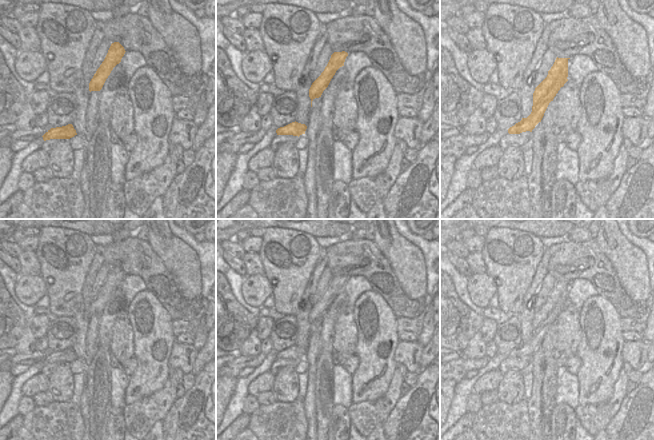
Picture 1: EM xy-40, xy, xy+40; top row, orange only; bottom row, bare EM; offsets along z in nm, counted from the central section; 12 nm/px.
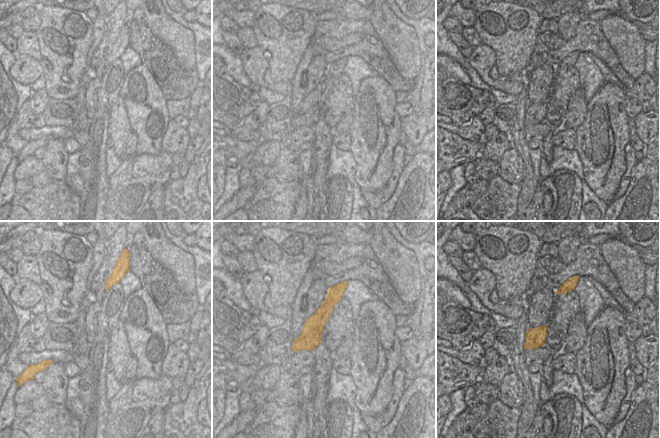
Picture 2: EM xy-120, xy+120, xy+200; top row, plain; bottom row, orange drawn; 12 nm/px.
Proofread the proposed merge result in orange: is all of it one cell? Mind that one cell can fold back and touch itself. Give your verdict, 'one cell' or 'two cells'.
two cells

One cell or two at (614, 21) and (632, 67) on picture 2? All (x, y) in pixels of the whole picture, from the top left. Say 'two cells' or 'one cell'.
one cell

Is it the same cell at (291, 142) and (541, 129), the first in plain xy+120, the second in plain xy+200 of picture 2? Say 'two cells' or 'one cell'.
one cell

